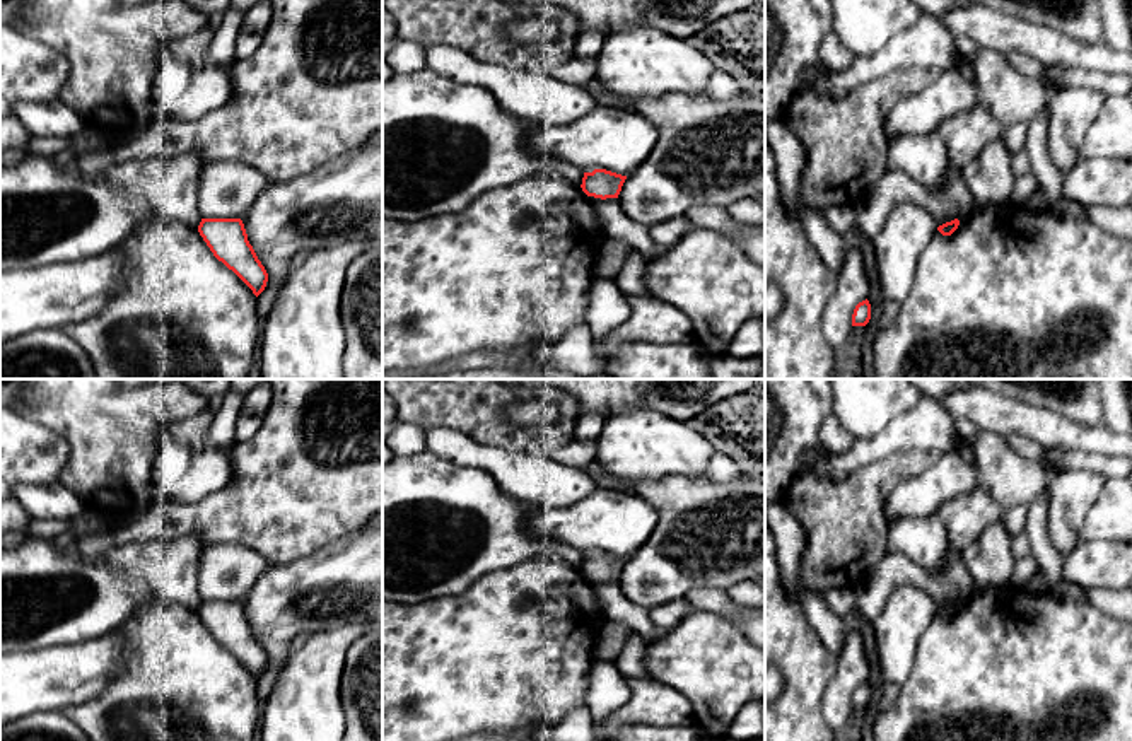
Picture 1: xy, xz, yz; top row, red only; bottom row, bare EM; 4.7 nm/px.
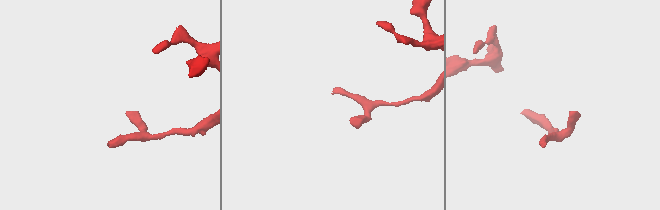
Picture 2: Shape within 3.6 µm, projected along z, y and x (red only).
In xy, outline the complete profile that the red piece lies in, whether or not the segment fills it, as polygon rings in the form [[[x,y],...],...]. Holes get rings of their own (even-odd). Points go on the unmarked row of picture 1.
[[[201,601],[198,615],[229,652],[232,652],[258,680],[268,664],[268,656],[258,642],[241,601]]]

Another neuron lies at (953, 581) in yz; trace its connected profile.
[[[958,550],[951,551],[939,572],[929,572],[893,551],[886,553],[857,586],[855,610],[874,623],[891,592],[902,586],[924,589],[937,604],[948,598],[965,603],[978,591]]]

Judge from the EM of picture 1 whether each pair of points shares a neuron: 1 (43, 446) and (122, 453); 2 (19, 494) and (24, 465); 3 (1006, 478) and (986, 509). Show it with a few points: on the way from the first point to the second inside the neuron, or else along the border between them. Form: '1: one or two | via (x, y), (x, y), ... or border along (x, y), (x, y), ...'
1: two | border along (36, 422), (53, 431), (67, 446), (60, 482)
2: two | border along (58, 482), (21, 484), (17, 487)
3: two | border along (975, 484), (1003, 509)

